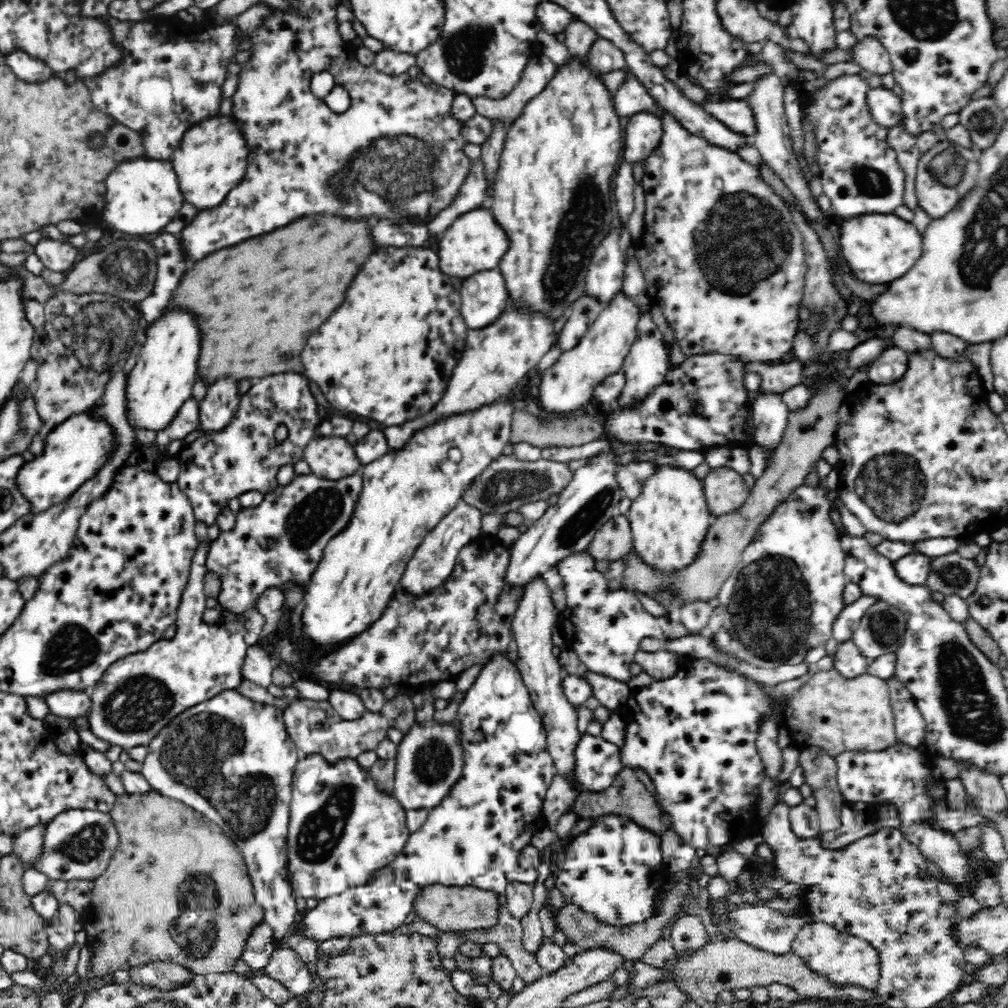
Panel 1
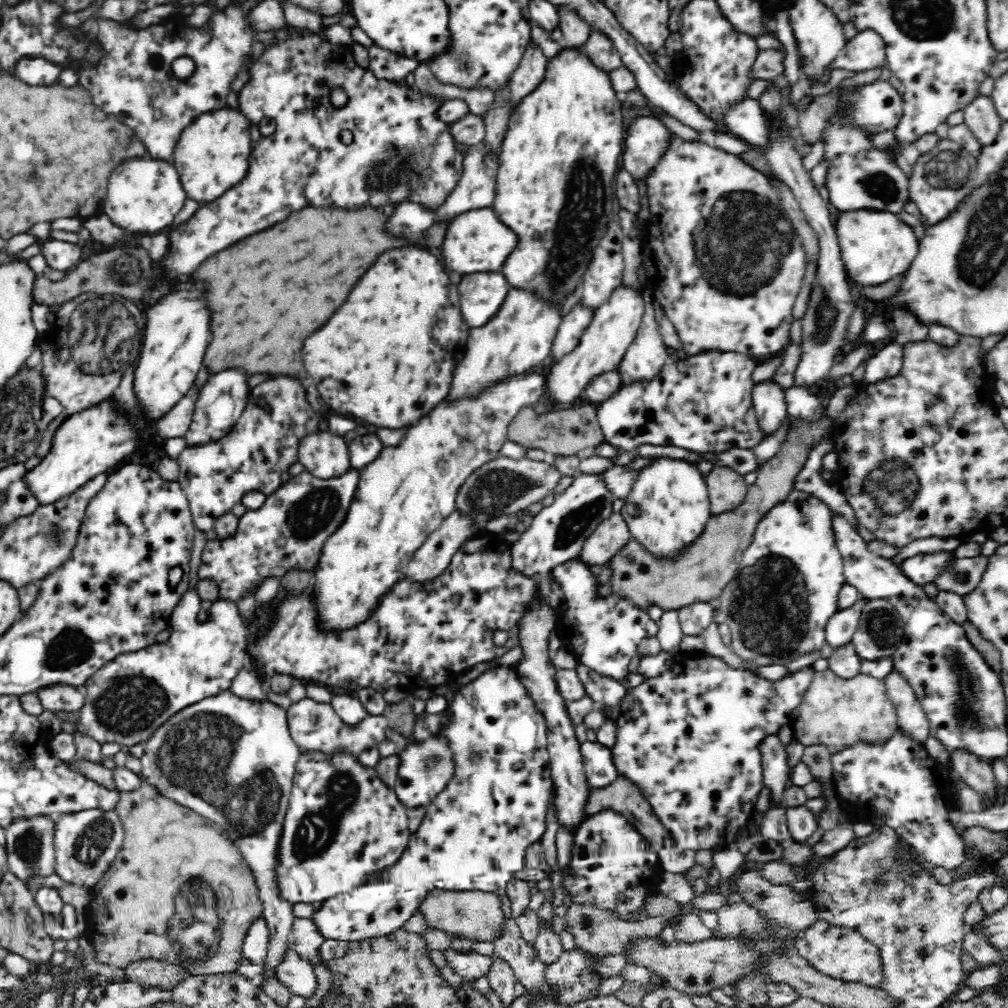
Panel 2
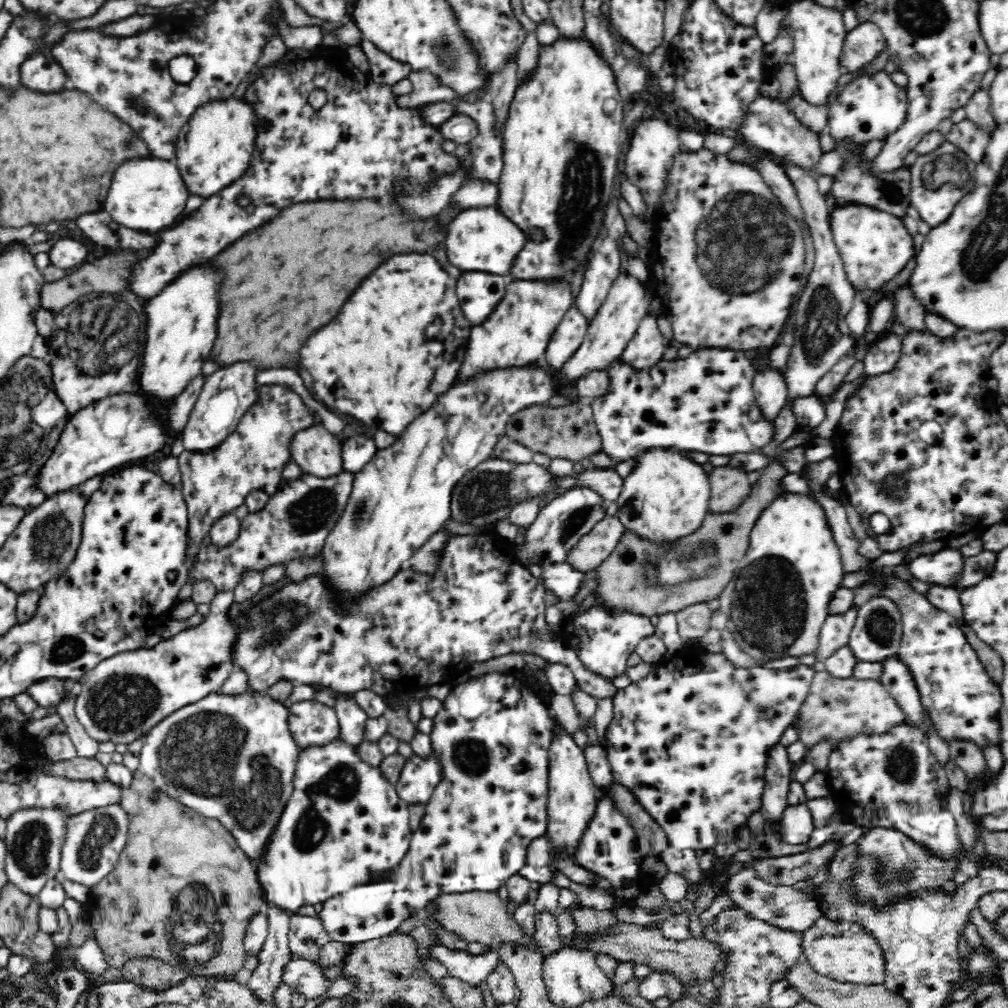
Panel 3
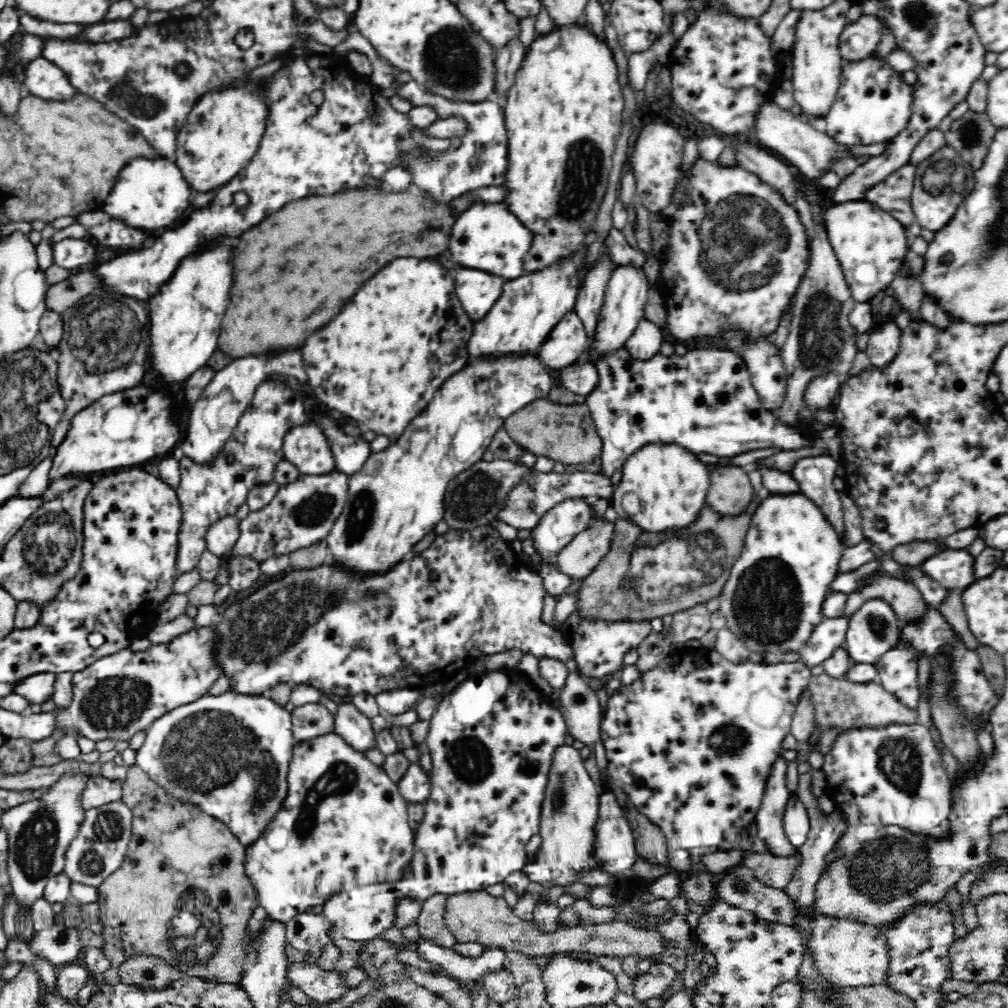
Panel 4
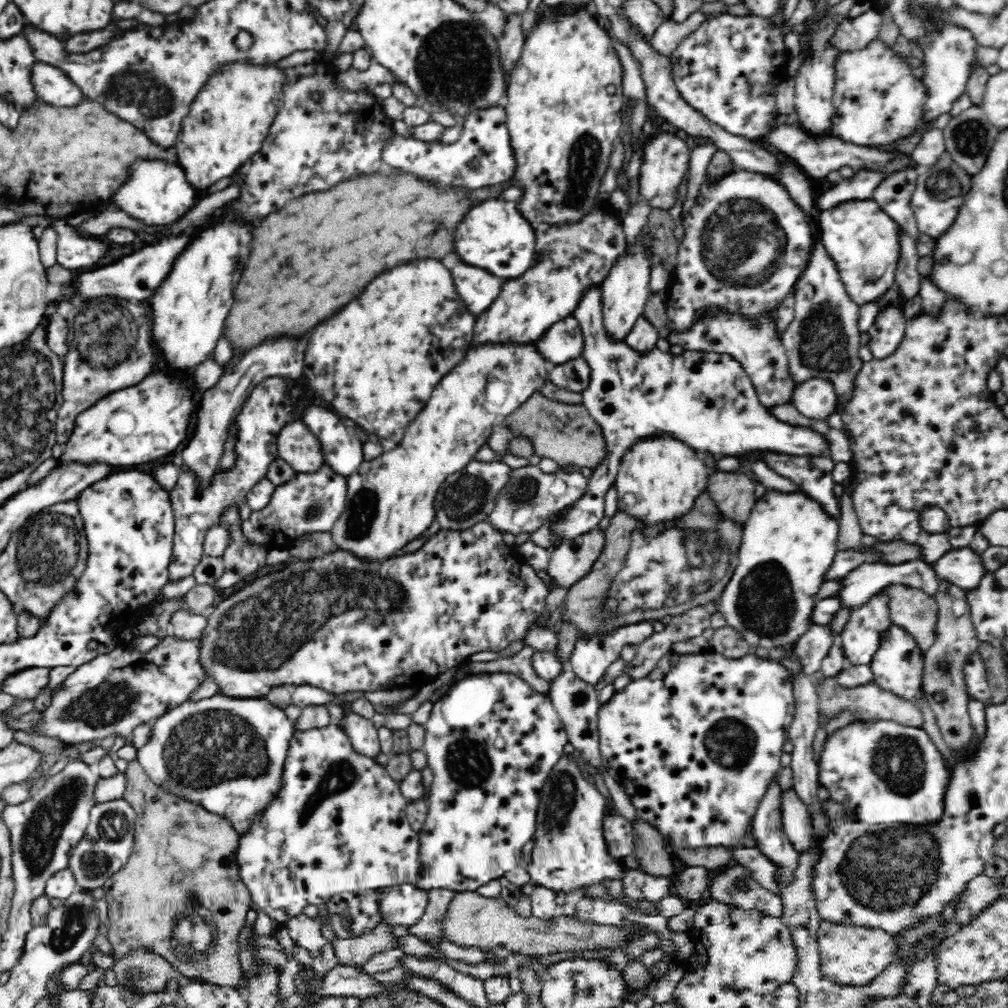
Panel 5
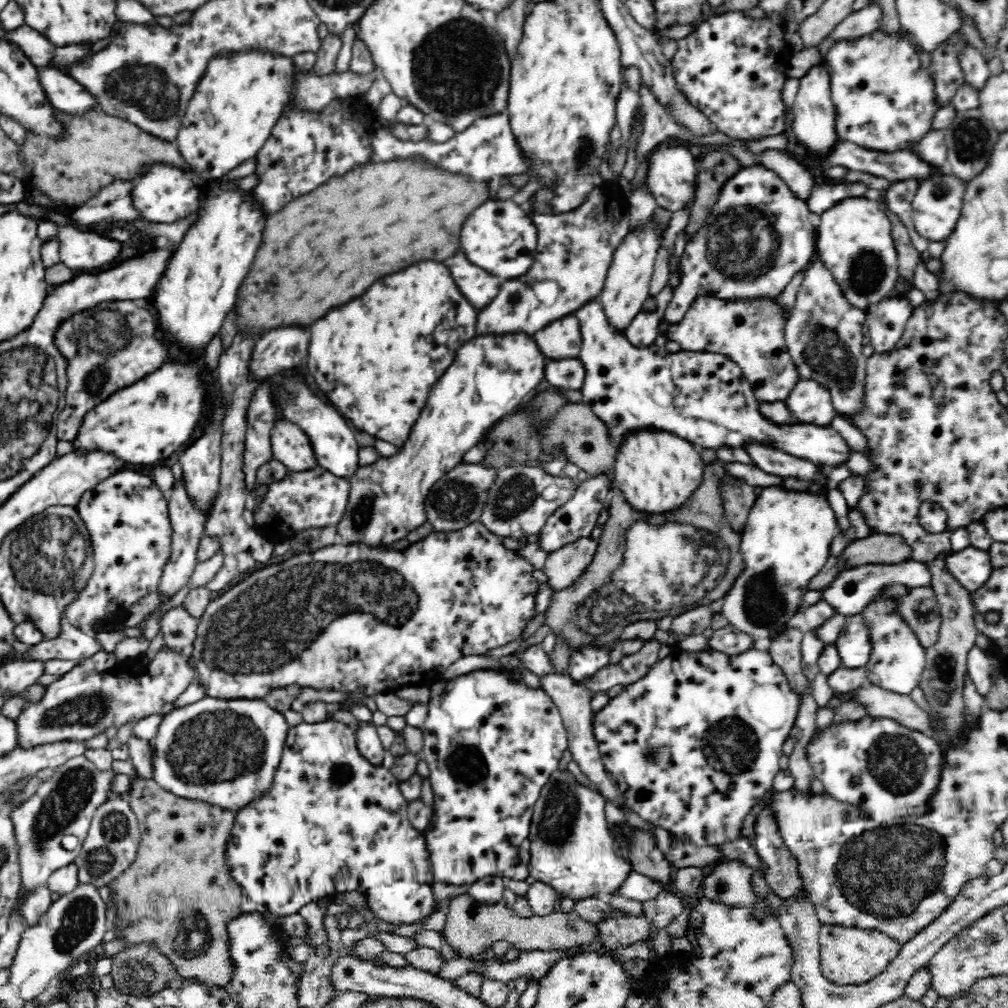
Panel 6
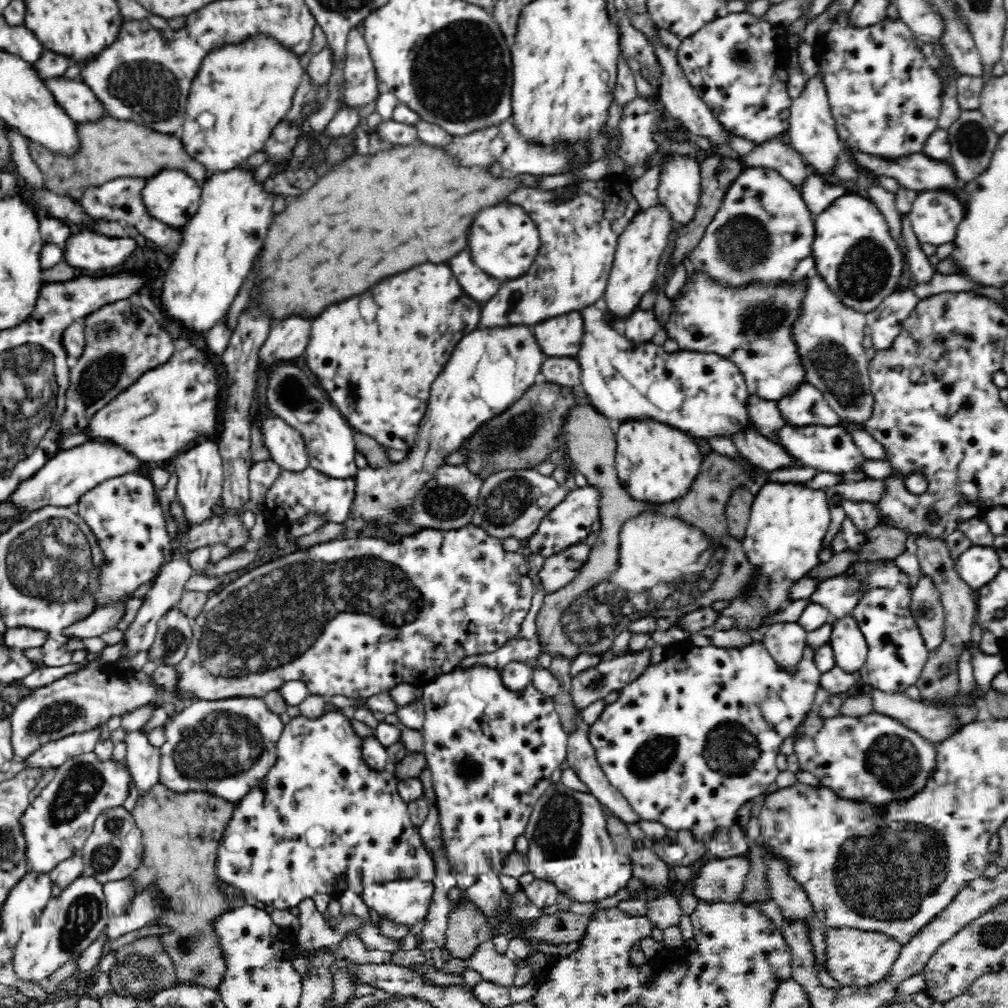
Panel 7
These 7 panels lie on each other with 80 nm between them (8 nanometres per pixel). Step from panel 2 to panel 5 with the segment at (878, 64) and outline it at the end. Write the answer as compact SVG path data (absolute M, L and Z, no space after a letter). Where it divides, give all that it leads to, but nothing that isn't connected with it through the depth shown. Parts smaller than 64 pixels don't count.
M870 8L857 17L846 18L838 24L832 36L832 45L841 52L858 52L878 40L883 16L876 8Z

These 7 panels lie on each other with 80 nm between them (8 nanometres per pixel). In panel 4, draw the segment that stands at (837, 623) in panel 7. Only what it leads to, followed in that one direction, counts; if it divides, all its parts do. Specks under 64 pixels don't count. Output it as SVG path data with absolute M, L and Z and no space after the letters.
M870 599L864 602L854 614L850 615L850 626L846 632L846 642L844 647L850 653L850 658L854 663L874 664L884 654L898 648L901 642L902 621L898 619L894 607L886 600Z

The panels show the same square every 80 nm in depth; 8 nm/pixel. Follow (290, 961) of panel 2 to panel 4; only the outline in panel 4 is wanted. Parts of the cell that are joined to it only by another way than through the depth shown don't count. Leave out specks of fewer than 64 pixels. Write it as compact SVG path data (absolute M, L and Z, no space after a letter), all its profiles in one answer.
M296 960L294 964L287 966L287 973L285 974L285 979L292 984L292 986L299 988L309 996L311 1000L316 1000L318 1003L328 1003L330 1001L340 1000L344 997L344 994L348 991L348 987L344 983L344 978L342 978L342 973L332 971L322 970L322 967L318 963L308 964L308 962L303 962L302 960Z

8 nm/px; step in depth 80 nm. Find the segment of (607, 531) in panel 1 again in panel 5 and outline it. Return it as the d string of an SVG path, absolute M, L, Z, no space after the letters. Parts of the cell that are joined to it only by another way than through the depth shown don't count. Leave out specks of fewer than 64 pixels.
M599 527L593 528L591 531L582 533L571 539L564 538L558 548L550 551L547 574L556 579L558 586L570 588L592 570L592 566L596 564L597 558L602 554L602 550L604 550L604 546L606 546L605 538L605 531Z

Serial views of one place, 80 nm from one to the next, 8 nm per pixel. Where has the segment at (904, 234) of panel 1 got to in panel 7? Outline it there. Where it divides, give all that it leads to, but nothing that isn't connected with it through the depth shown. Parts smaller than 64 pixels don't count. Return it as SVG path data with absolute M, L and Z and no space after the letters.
M865 195L838 198L818 216L815 232L812 256L816 269L822 272L830 288L846 306L867 313L898 290L898 280L905 268L902 253L890 235L881 210Z

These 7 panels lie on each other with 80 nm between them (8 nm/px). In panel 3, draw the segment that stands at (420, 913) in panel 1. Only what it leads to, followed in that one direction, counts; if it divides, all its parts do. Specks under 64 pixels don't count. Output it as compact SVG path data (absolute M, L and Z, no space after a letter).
M496 891L469 892L469 893L442 893L430 902L429 918L442 928L457 934L466 942L481 942L491 951L502 944L501 942L526 943L527 946L536 949L533 938L526 938L518 922L512 914L508 913L501 897Z

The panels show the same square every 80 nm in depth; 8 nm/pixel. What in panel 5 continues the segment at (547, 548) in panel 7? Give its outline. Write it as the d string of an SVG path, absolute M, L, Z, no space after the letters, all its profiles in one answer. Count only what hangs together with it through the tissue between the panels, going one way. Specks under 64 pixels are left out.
M601 283L589 284L583 292L582 298L578 301L578 306L574 309L573 315L577 318L580 329L584 336L584 350L582 357L586 359L586 362L592 367L592 378L590 378L590 386L582 392L582 403L588 409L588 412L592 415L592 418L596 421L601 429L602 436L604 437L606 454L602 459L602 462L596 466L593 470L593 474L590 476L590 488L588 488L588 494L584 494L580 500L576 500L574 505L569 507L569 512L565 515L565 522L556 526L558 537L574 538L582 533L591 531L600 524L600 520L604 518L604 512L606 512L606 504L604 503L604 497L606 496L609 488L615 484L617 488L617 510L625 512L634 518L637 518L644 526L661 525L667 527L672 525L676 521L681 521L682 518L688 516L690 512L697 505L697 500L700 498L700 494L706 490L706 486L709 483L708 466L703 461L702 455L710 453L716 457L734 456L739 458L744 454L749 455L755 451L772 451L778 453L784 453L787 455L828 455L827 444L823 441L821 434L814 432L810 428L798 426L792 426L787 422L781 421L770 412L765 406L762 406L760 399L758 398L756 389L753 382L748 377L748 373L742 367L742 363L738 362L738 359L731 357L730 354L720 354L710 351L683 351L676 355L670 352L663 352L658 347L654 350L650 350L650 353L641 354L631 349L624 341L623 342L609 342L603 331L602 323L602 287Z

